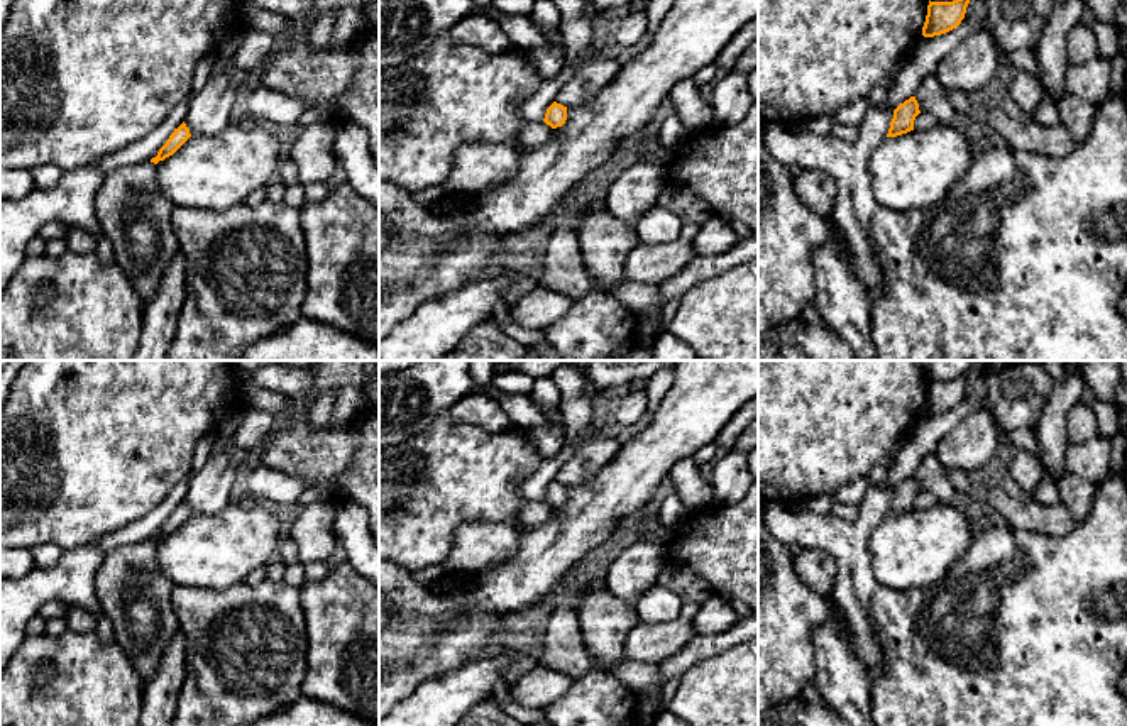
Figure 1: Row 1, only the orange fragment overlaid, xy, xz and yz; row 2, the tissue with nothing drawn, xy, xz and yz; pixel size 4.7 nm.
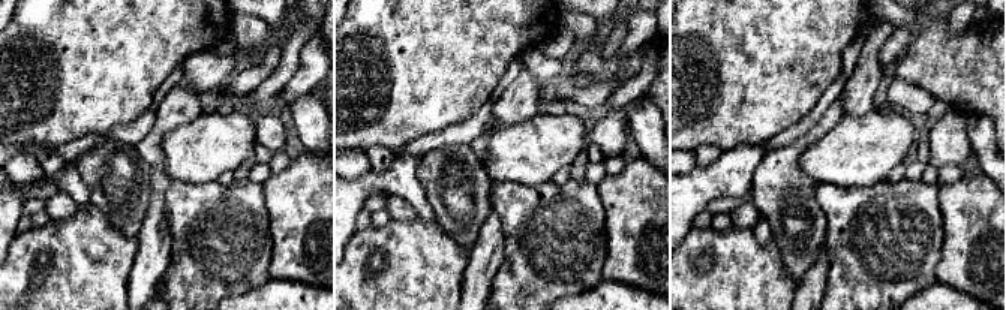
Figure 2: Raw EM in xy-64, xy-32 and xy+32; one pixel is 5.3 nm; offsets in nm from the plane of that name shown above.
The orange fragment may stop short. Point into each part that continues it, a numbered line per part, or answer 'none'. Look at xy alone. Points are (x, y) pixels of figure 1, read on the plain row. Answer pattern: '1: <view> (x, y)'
1: xy (134, 594)

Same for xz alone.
none

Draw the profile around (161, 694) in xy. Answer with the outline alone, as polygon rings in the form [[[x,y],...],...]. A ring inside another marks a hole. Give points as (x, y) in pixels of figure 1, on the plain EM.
[[[178,628],[162,655],[156,677],[144,687],[144,701],[137,726],[171,726],[181,685],[186,677],[183,631]]]

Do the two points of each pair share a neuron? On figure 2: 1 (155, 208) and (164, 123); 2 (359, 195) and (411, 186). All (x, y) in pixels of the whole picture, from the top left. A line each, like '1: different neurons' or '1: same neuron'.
1: same neuron
2: same neuron

